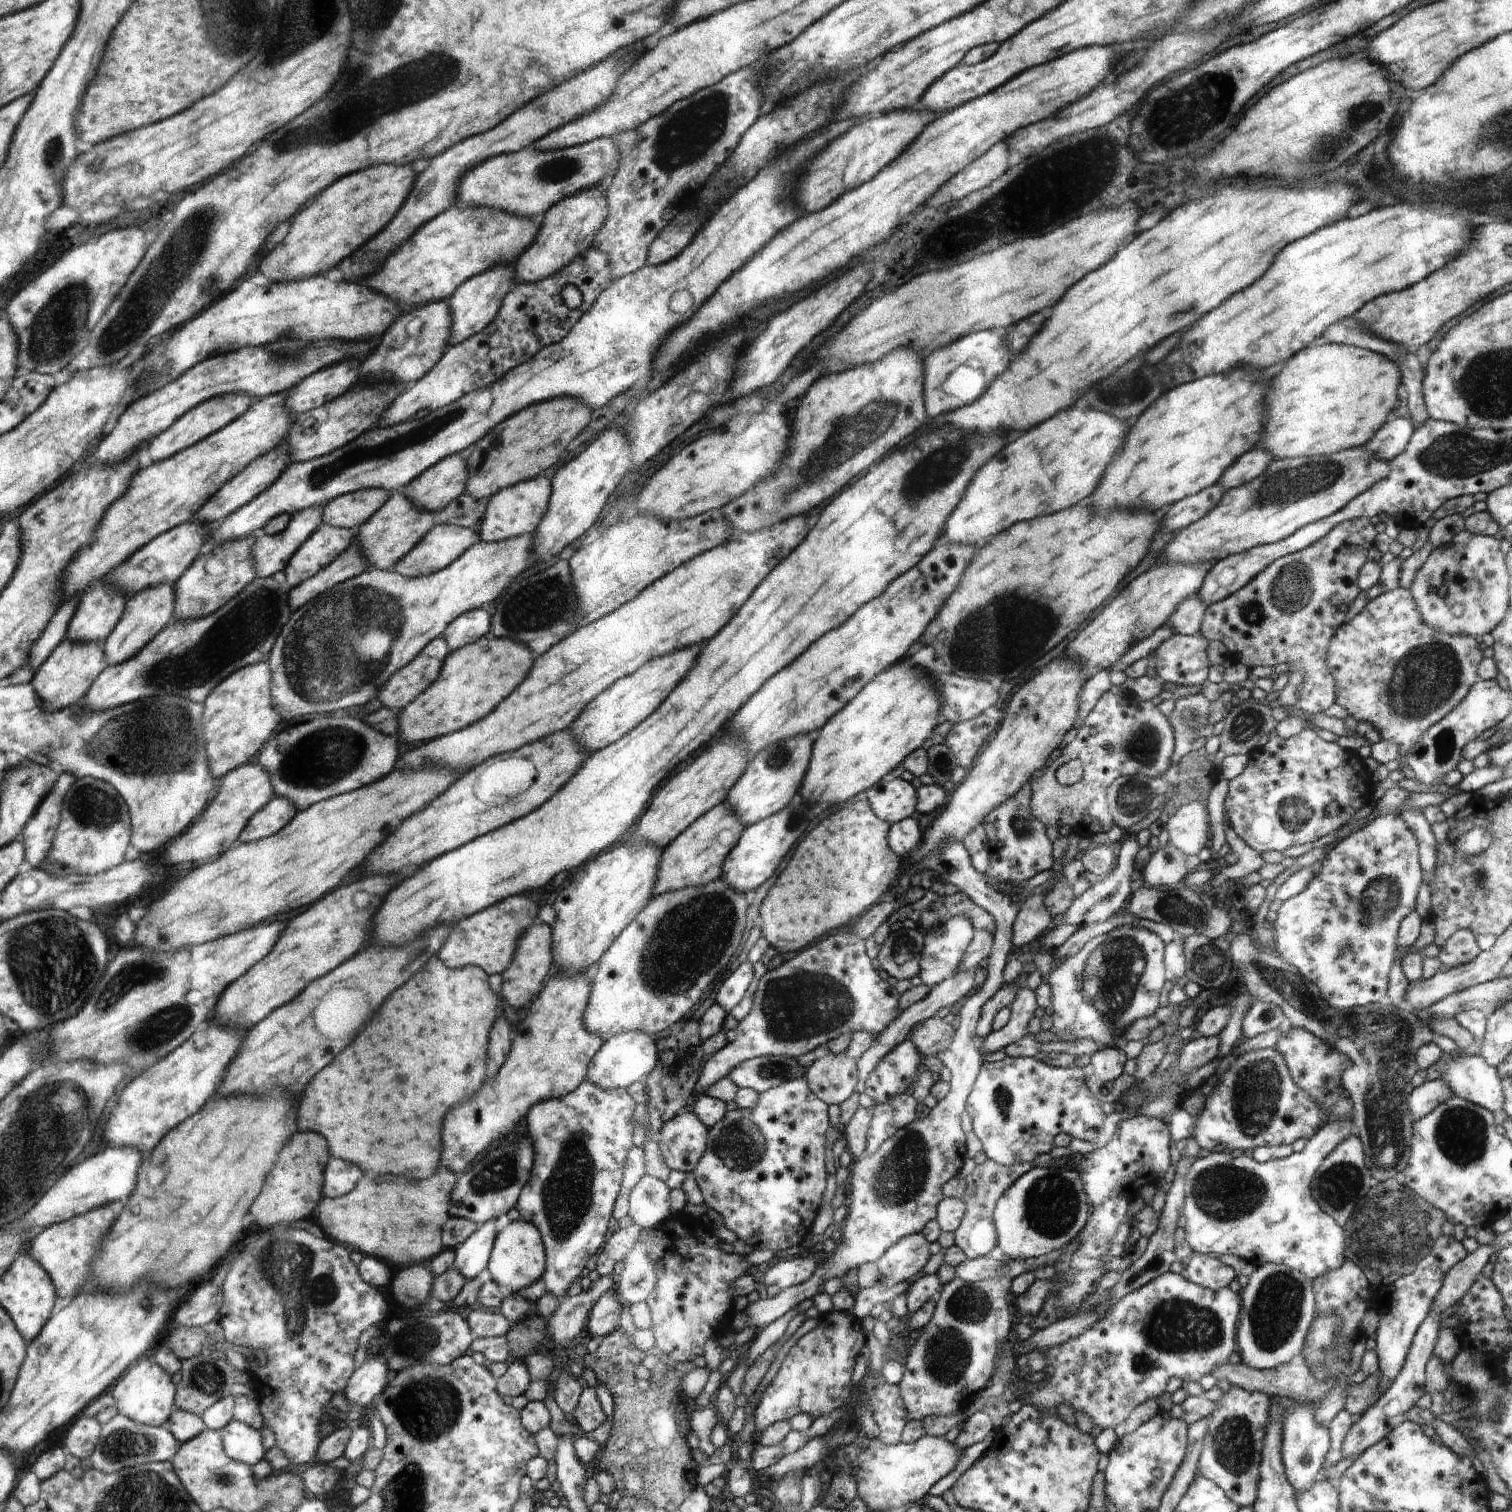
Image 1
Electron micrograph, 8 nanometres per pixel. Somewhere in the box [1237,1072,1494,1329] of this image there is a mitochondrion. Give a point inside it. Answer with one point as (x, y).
(1386, 1244)

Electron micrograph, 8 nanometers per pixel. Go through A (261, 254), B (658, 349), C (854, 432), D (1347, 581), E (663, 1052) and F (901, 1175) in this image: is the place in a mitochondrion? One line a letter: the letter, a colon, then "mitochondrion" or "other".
A: other
B: other
C: mitochondrion
D: other
E: mitochondrion
F: mitochondrion

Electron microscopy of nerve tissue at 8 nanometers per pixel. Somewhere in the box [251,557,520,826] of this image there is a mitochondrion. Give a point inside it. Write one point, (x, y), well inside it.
(321, 646)

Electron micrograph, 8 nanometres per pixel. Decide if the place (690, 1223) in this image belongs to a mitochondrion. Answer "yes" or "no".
no

